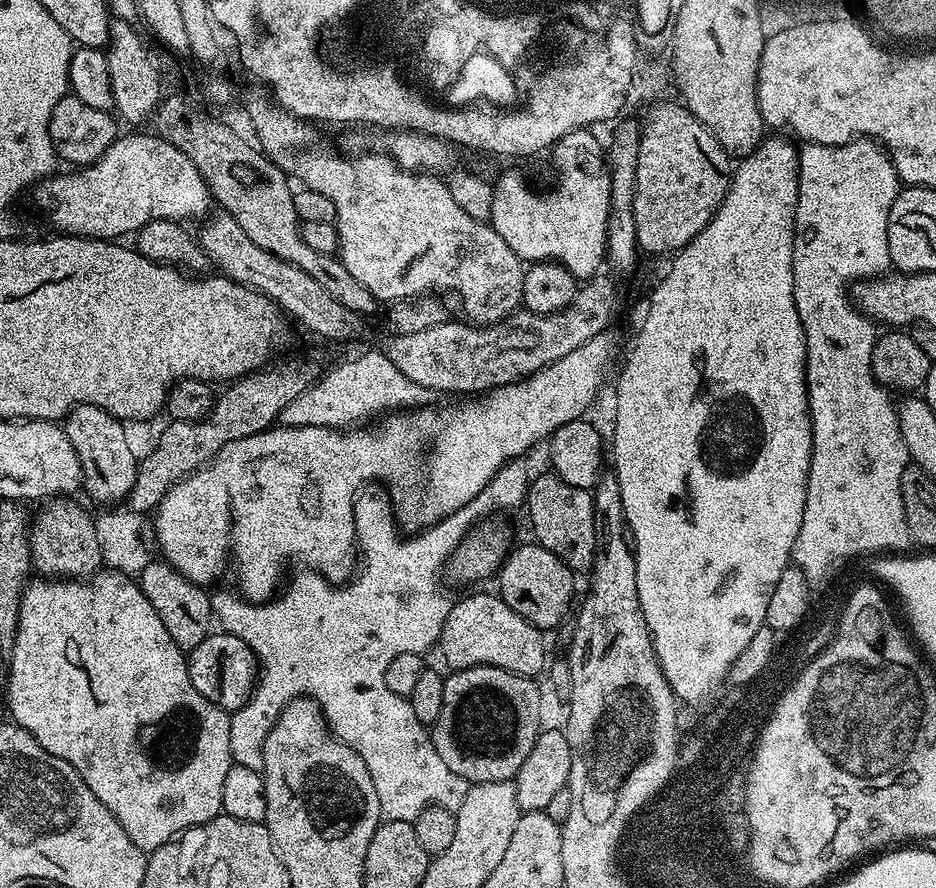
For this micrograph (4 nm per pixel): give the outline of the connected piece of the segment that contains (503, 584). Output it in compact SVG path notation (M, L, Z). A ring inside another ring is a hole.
M529 542L519 548L513 547L500 565L498 594L526 622L541 630L555 630L569 619L572 608L572 595L576 592L576 580L571 568L567 568L560 559L542 545ZM570 611L570 612L568 612Z

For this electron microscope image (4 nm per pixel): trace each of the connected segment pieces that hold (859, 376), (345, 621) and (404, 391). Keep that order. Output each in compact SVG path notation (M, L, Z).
M857 138L849 144L810 144L805 143L799 149L800 154L800 189L798 190L798 206L796 207L796 233L794 234L794 250L792 251L792 273L794 274L794 302L804 327L806 342L806 382L808 383L808 413L812 419L812 457L808 471L808 489L806 490L806 506L802 514L802 526L798 530L798 538L792 547L791 563L799 568L805 581L824 580L831 574L832 568L839 566L843 560L851 556L872 554L892 554L904 550L912 544L910 530L906 526L906 510L902 510L902 470L910 461L908 451L902 442L902 434L898 426L896 409L893 401L888 401L889 393L877 384L872 373L872 351L878 335L877 325L865 316L850 299L850 286L861 280L880 278L892 268L890 258L890 242L888 241L888 211L894 206L894 198L902 187L896 168L892 165L892 157L877 141L871 138Z
M520 462L504 464L502 470L498 470L498 474L488 483L486 490L482 490L482 494L432 527L404 538L408 540L401 544L396 541L398 520L394 515L393 501L392 504L388 501L389 493L361 491L356 497L352 517L356 523L356 543L362 553L362 563L358 575L345 583L335 585L318 572L303 570L293 574L284 593L281 591L269 601L245 600L236 590L211 593L215 623L223 631L234 634L234 638L242 638L258 661L256 686L250 698L238 711L231 713L230 754L233 765L246 766L263 773L266 734L270 734L282 710L291 700L307 696L324 711L330 731L346 742L346 746L353 748L362 762L366 762L374 790L378 790L378 806L384 820L413 821L418 814L422 814L422 810L433 806L453 810L462 806L462 798L466 798L470 787L468 781L454 774L454 770L442 762L438 750L432 745L429 729L418 722L418 717L414 715L411 699L394 694L394 690L386 686L386 666L390 666L398 654L424 654L427 648L437 647L446 614L450 614L454 603L453 597L448 597L440 585L440 571L445 571L457 548L477 525L495 517L495 512L508 512L525 503L530 475L522 465Z
M379 350L364 352L326 376L319 381L318 388L324 391L325 412L322 420L329 428L347 430L371 421L368 420L371 416L380 418L397 410L412 410L425 403L425 389L403 376L394 362L390 362L390 358Z

